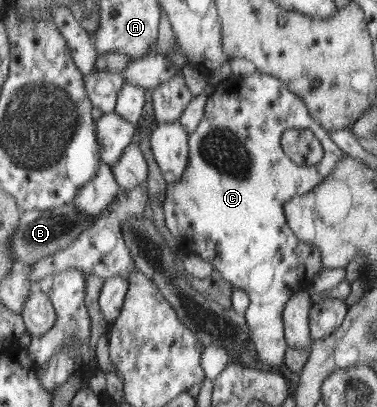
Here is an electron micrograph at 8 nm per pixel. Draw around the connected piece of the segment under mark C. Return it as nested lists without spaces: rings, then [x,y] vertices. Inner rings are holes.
[[[256,71],[252,73],[252,75],[248,75],[248,77],[231,75],[228,80],[220,82],[214,87],[212,94],[210,94],[206,100],[202,121],[200,121],[200,124],[195,128],[193,136],[190,137],[189,168],[186,169],[185,176],[182,177],[181,181],[167,183],[166,185],[166,200],[164,201],[164,207],[162,207],[164,210],[166,227],[169,229],[172,237],[176,239],[181,251],[186,254],[192,253],[199,255],[205,261],[208,261],[208,263],[213,266],[213,270],[226,280],[228,284],[233,287],[238,287],[238,289],[245,290],[245,292],[249,294],[249,306],[245,312],[246,321],[249,321],[250,326],[250,346],[254,346],[257,352],[256,356],[254,356],[256,357],[255,360],[259,361],[259,364],[263,364],[262,367],[268,371],[273,371],[276,367],[284,371],[284,355],[289,346],[285,337],[284,311],[286,304],[288,304],[290,299],[296,296],[297,293],[306,292],[310,285],[314,284],[316,275],[324,268],[321,250],[308,242],[303,242],[297,237],[297,234],[290,229],[288,218],[285,216],[285,205],[295,196],[302,196],[306,193],[313,192],[318,184],[326,180],[337,169],[343,157],[344,153],[342,153],[342,149],[330,139],[330,135],[328,135],[328,131],[326,131],[325,127],[320,126],[317,121],[314,121],[308,106],[302,101],[301,97],[298,97],[281,78]],[[289,128],[306,128],[312,130],[323,146],[325,154],[323,159],[314,165],[304,167],[291,161],[290,157],[286,156],[286,153],[284,153],[281,147],[282,135],[285,133],[285,130]]]

